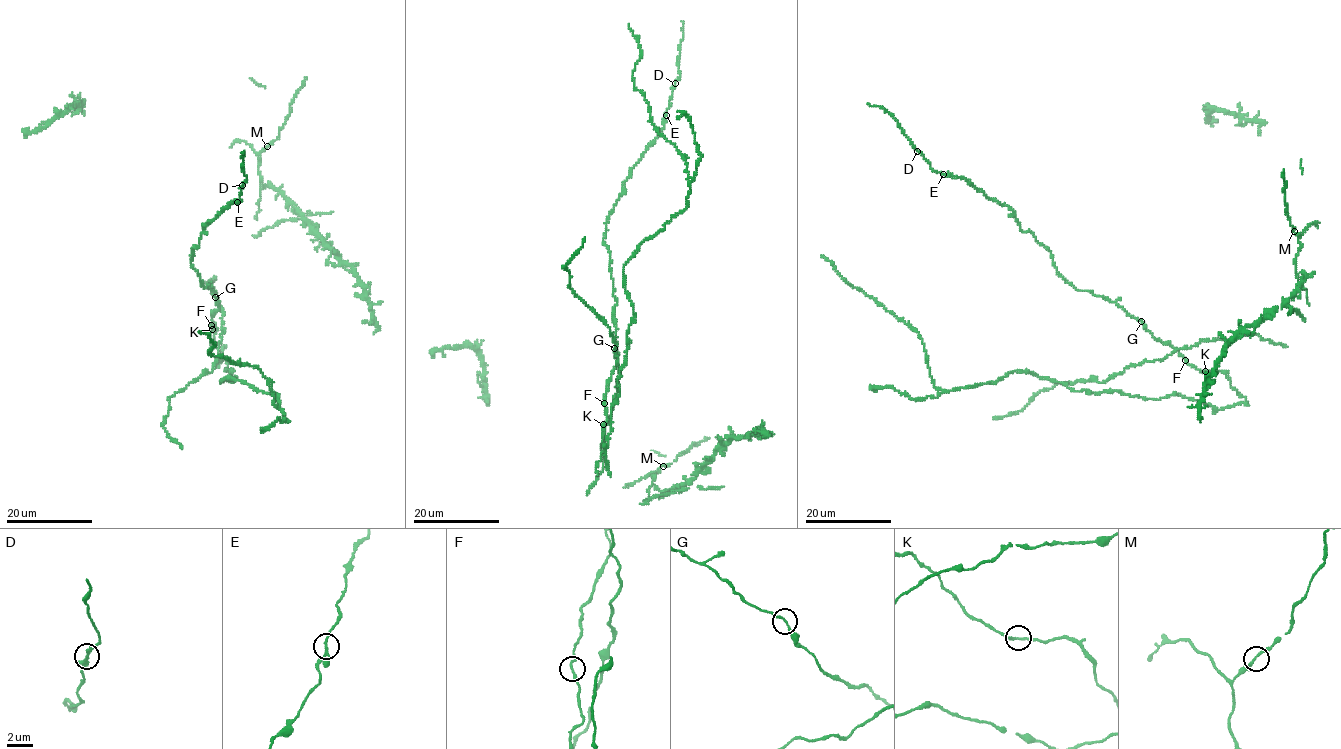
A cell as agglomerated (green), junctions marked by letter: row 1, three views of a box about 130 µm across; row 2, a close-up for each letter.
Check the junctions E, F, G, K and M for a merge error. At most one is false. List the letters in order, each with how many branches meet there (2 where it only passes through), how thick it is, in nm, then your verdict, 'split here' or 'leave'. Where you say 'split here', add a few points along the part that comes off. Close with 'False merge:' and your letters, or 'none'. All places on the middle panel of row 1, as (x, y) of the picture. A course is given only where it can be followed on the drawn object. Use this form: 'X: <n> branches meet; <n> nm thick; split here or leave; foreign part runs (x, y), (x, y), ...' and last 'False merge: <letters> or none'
E: 2 branches meet; 180 nm thick; leave
F: 2 branches meet; 180 nm thick; leave
G: 2 branches meet; 170 nm thick; leave
K: 2 branches meet; 180 nm thick; leave
M: 2 branches meet; 190 nm thick; leave
False merge: none

